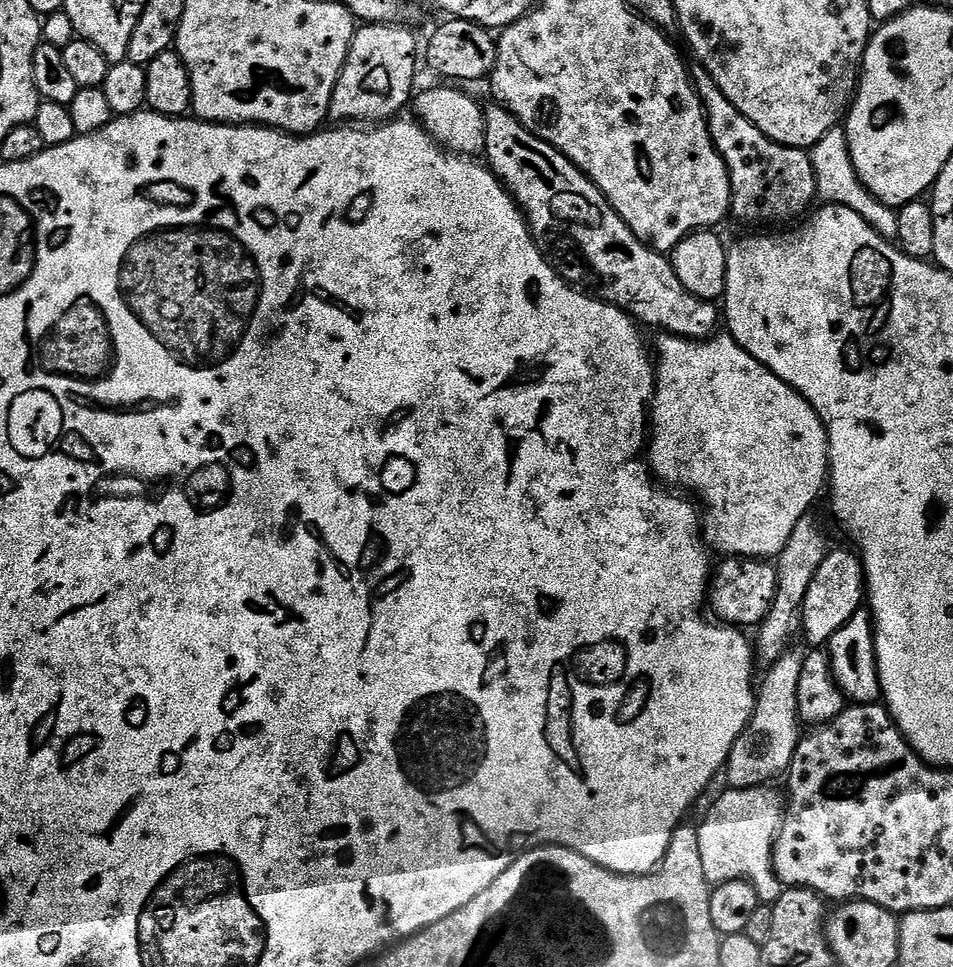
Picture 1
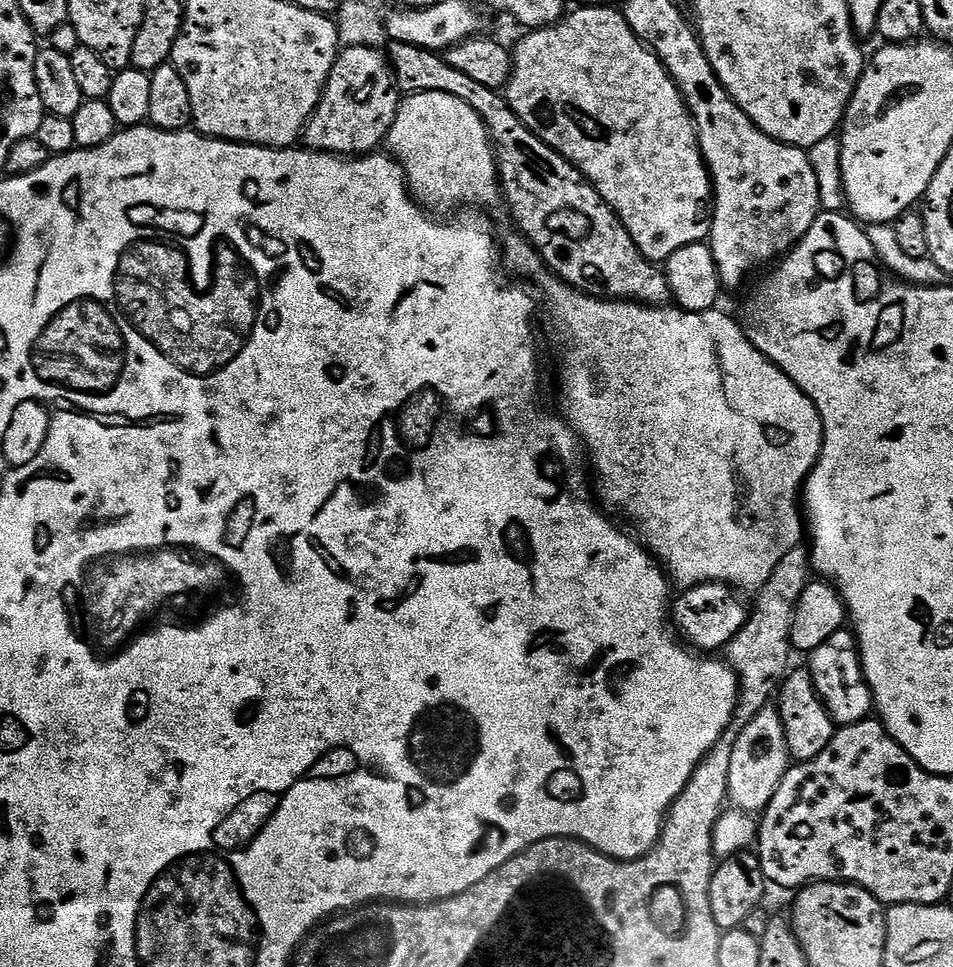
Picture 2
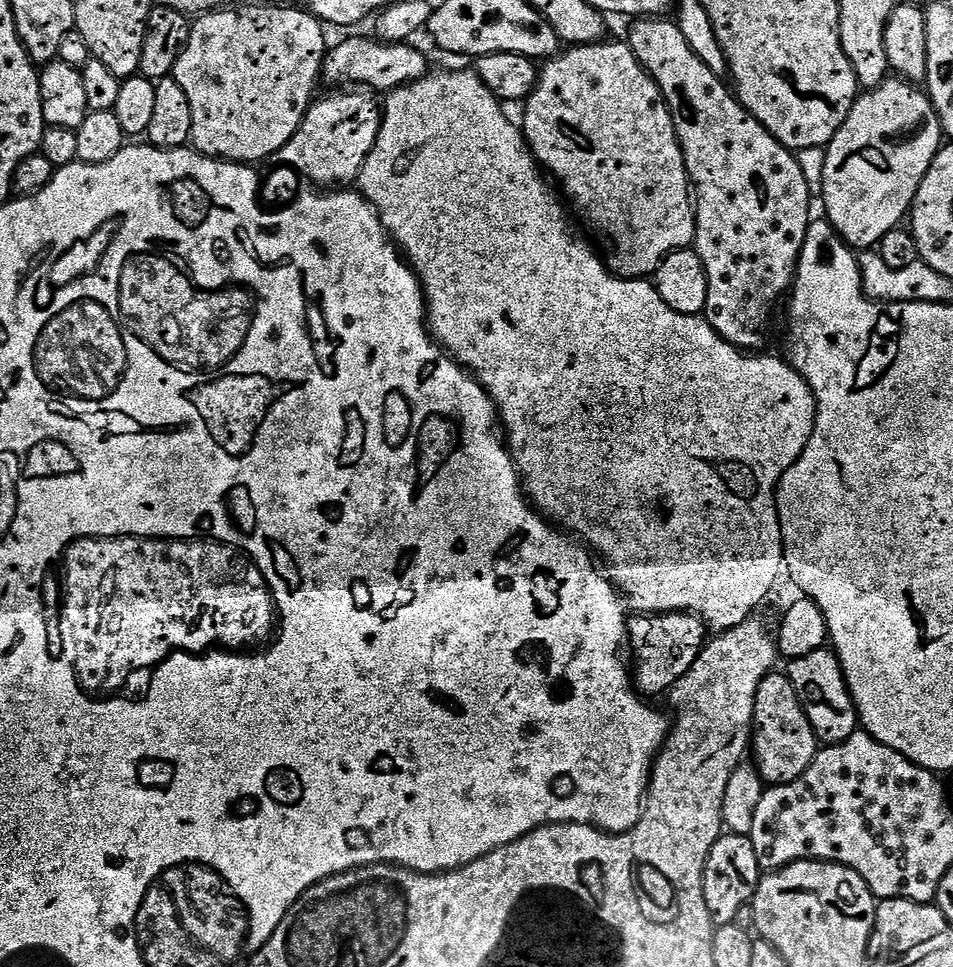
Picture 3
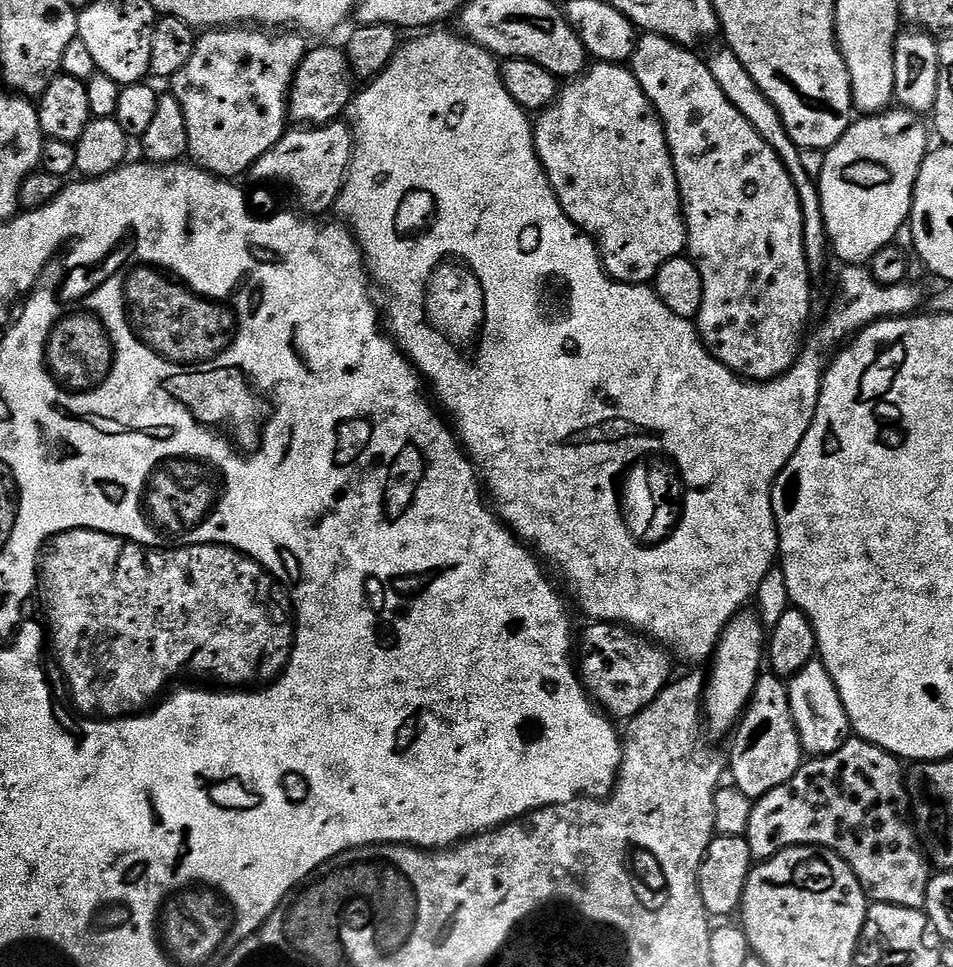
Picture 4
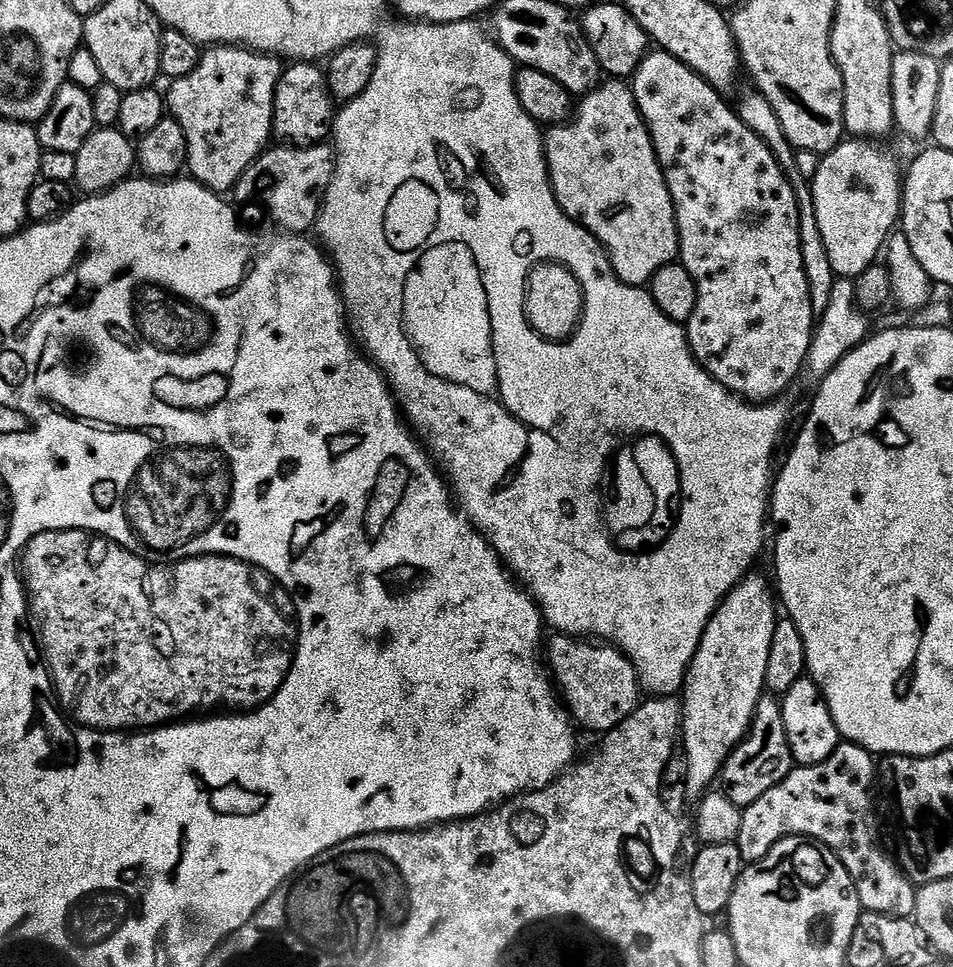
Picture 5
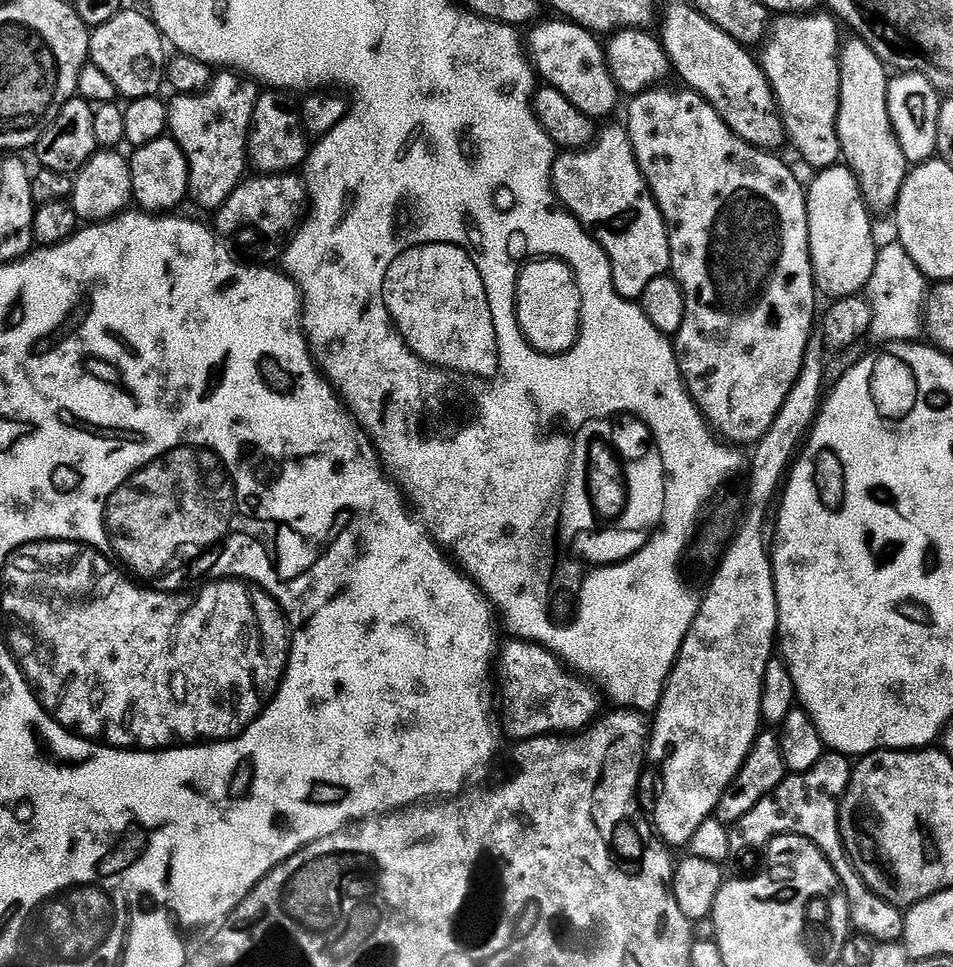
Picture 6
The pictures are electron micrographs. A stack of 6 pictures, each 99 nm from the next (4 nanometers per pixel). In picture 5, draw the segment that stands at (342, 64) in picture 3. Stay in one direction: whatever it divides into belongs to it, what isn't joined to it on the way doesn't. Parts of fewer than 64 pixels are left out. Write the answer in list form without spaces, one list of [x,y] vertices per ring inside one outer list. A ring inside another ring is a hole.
[[[296,62],[280,73],[272,103],[272,131],[275,139],[285,145],[306,148],[329,139],[334,108],[332,112],[325,73],[316,68],[319,67],[312,62]]]

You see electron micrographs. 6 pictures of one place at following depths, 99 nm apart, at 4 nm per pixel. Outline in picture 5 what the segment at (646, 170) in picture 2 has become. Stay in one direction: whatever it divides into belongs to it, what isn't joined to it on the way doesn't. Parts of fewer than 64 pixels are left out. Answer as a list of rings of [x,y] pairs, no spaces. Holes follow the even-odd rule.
[[[612,78],[607,82],[601,83],[596,91],[579,101],[571,123],[553,127],[549,131],[552,133],[547,133],[548,175],[552,177],[552,189],[560,209],[568,216],[578,218],[579,223],[604,248],[620,283],[644,288],[651,285],[654,274],[658,274],[662,266],[673,263],[680,255],[676,211],[635,96],[629,85],[619,79]]]

